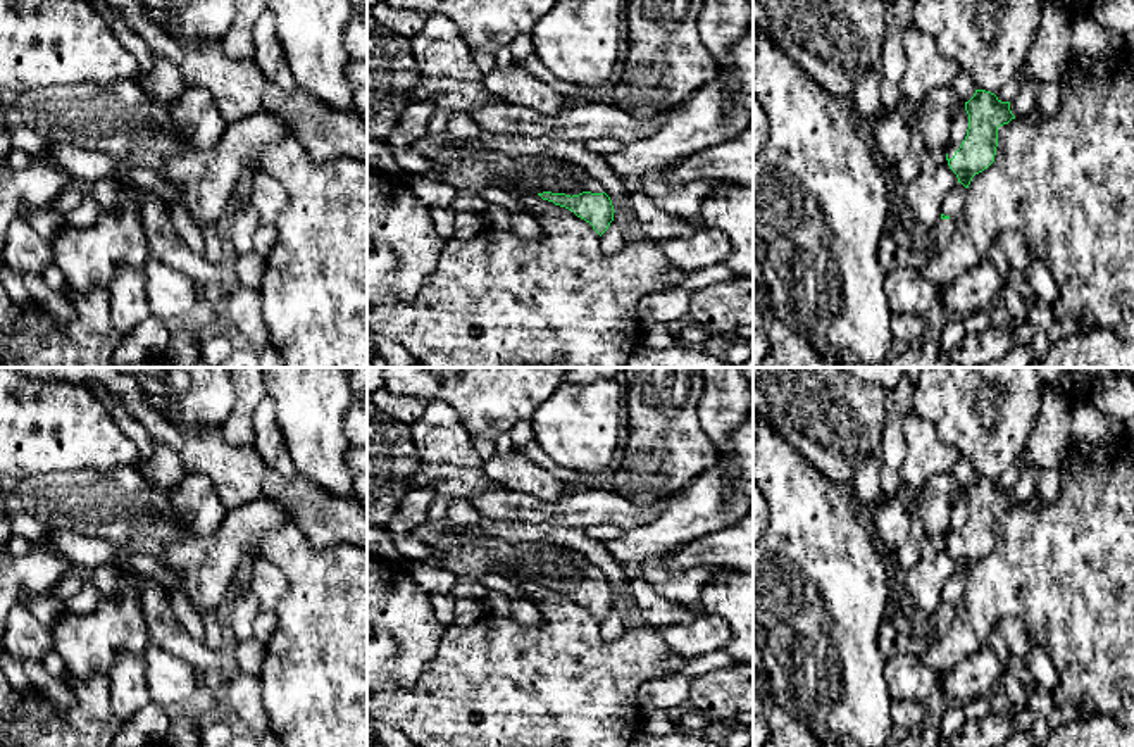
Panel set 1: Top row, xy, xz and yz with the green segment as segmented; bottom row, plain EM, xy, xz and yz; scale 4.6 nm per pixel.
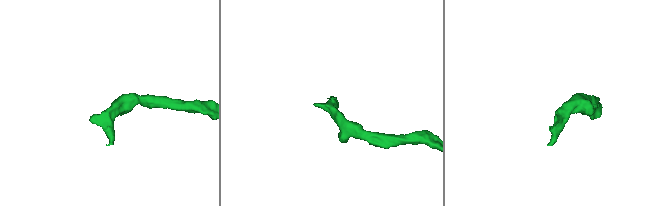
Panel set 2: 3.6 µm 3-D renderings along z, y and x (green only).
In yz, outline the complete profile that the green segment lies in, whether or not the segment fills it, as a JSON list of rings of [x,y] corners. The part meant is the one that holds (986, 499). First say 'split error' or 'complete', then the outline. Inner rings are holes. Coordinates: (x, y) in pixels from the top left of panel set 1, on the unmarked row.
split error; [[[975,476],[965,493],[956,495],[944,538],[958,569],[969,574],[972,564],[994,549],[998,514],[1012,505],[1015,502],[1010,497],[1010,488],[1001,488],[986,476]]]

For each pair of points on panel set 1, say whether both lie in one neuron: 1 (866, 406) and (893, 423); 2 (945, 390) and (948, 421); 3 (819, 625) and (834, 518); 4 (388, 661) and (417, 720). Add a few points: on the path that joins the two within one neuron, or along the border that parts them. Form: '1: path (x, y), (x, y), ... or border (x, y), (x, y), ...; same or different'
1: border (886, 392), (884, 430), (878, 454); different
2: path (947, 397), (948, 414); same
3: path (819, 599), (819, 544); same
4: border (429, 659), (414, 685), (385, 692); different

